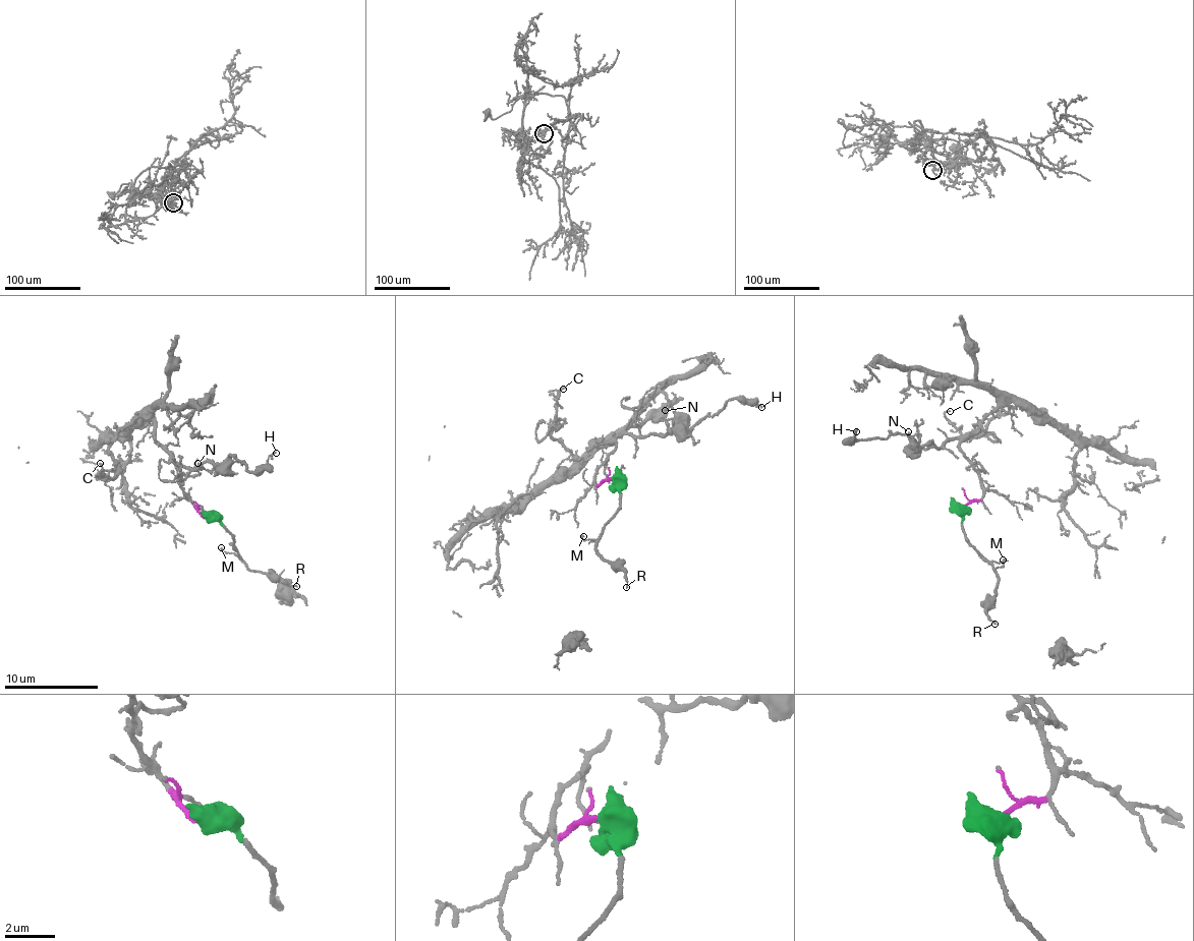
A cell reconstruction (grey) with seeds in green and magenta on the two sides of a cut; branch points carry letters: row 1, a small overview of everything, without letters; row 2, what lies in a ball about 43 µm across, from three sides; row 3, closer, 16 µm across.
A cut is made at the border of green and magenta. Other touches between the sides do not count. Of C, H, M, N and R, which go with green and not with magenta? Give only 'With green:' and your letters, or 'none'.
With green: M, R

